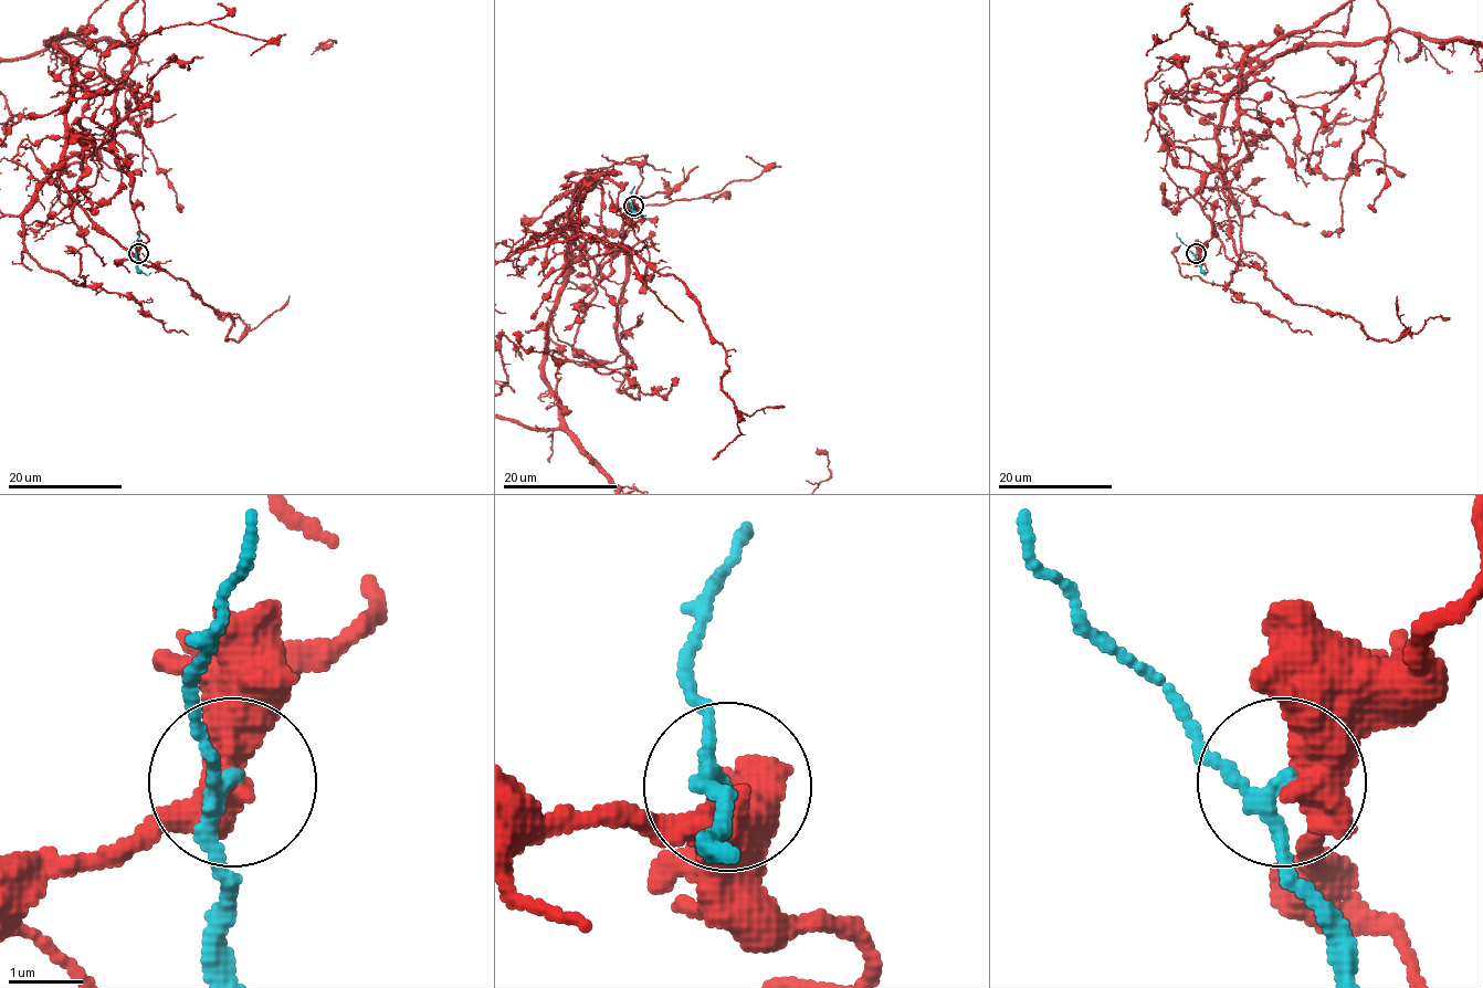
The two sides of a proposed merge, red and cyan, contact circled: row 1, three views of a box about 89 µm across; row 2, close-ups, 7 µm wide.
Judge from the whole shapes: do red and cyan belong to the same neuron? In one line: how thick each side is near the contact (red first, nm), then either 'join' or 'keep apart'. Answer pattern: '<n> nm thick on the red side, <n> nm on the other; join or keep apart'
500 nm thick on the red side, 180 nm on the other; keep apart

